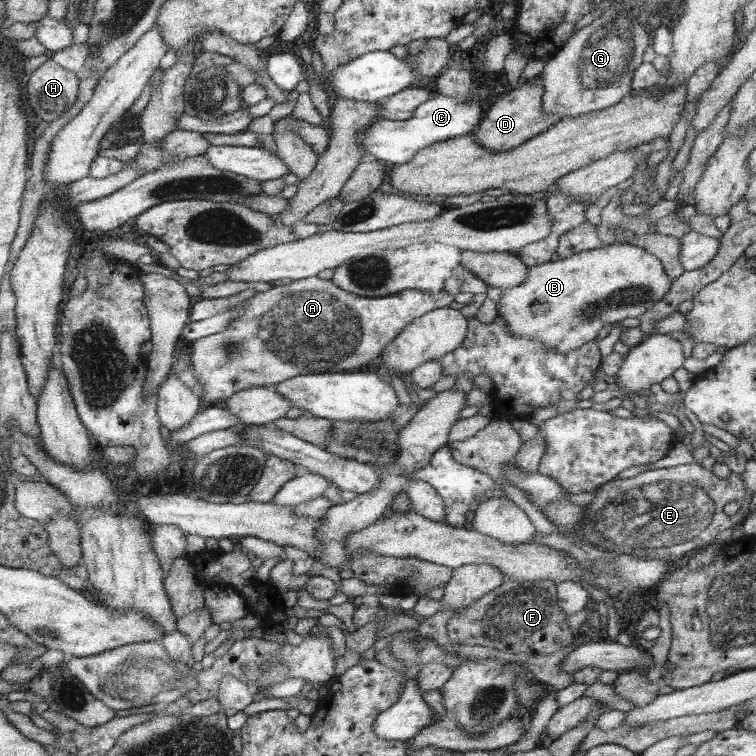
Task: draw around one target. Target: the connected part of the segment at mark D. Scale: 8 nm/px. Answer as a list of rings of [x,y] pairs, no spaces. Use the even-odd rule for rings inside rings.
[[[537,77],[524,84],[520,83],[517,89],[511,90],[494,102],[487,110],[484,120],[480,121],[479,127],[472,133],[483,148],[500,152],[501,150],[511,150],[511,148],[526,143],[527,140],[547,131],[559,120],[557,114],[543,112],[543,85]]]

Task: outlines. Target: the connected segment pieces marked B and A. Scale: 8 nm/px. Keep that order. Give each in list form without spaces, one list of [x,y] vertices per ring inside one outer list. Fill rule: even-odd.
[[[615,242],[556,262],[529,267],[524,284],[502,292],[497,302],[497,317],[506,321],[508,333],[514,337],[538,339],[546,347],[555,348],[558,354],[566,354],[582,347],[584,343],[598,340],[612,323],[620,323],[626,318],[639,319],[654,303],[668,295],[673,283],[662,262],[653,253],[636,245]]]
[[[308,278],[303,280],[293,281],[292,284],[287,286],[275,286],[270,288],[267,292],[258,292],[253,298],[248,298],[248,302],[244,302],[244,312],[238,316],[238,320],[234,320],[230,324],[228,330],[208,336],[205,339],[195,340],[189,346],[189,357],[191,360],[191,367],[195,372],[195,377],[202,383],[202,396],[201,403],[203,406],[212,405],[218,402],[224,402],[230,396],[236,394],[236,392],[244,391],[248,388],[257,387],[272,387],[279,383],[283,383],[284,380],[288,380],[300,375],[308,374],[324,374],[324,373],[338,373],[349,371],[360,371],[366,368],[372,360],[380,356],[383,348],[396,339],[396,336],[400,335],[410,324],[412,320],[418,319],[420,316],[427,315],[428,312],[436,310],[436,308],[449,307],[455,300],[455,296],[445,291],[439,291],[436,293],[421,292],[421,291],[403,291],[392,296],[384,297],[364,297],[351,294],[350,292],[342,290],[333,284],[331,280],[322,280],[322,278]]]

